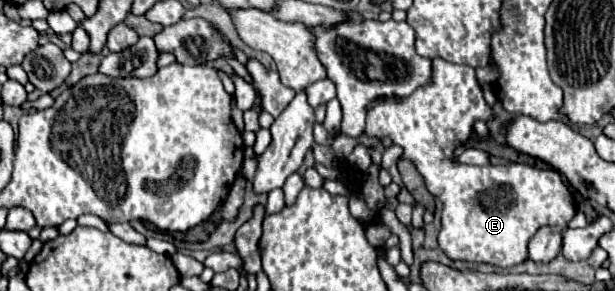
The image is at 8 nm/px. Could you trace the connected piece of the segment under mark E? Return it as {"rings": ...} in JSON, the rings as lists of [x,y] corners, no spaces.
{"rings":[[[434,59],[432,63],[432,83],[404,97],[402,103],[380,101],[366,117],[364,133],[378,141],[390,137],[392,143],[400,147],[402,135],[410,135],[404,143],[404,157],[416,165],[428,191],[444,205],[438,245],[452,261],[488,263],[504,269],[518,265],[526,261],[528,239],[542,225],[566,229],[568,221],[576,215],[576,201],[554,169],[542,169],[542,175],[532,175],[532,169],[498,169],[494,165],[470,167],[454,163],[454,147],[466,143],[474,121],[488,121],[492,109],[482,97],[472,67],[442,59]]]}

